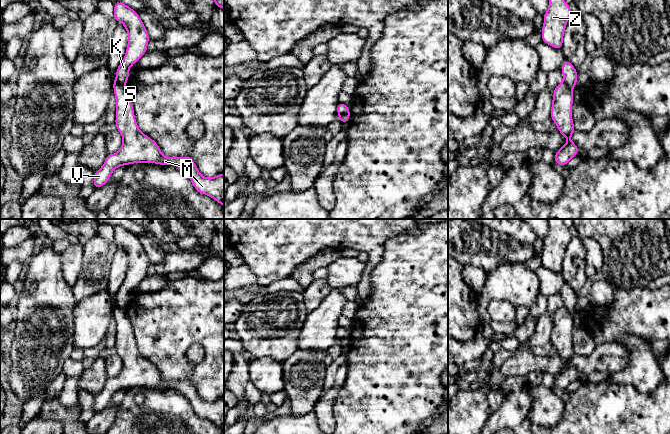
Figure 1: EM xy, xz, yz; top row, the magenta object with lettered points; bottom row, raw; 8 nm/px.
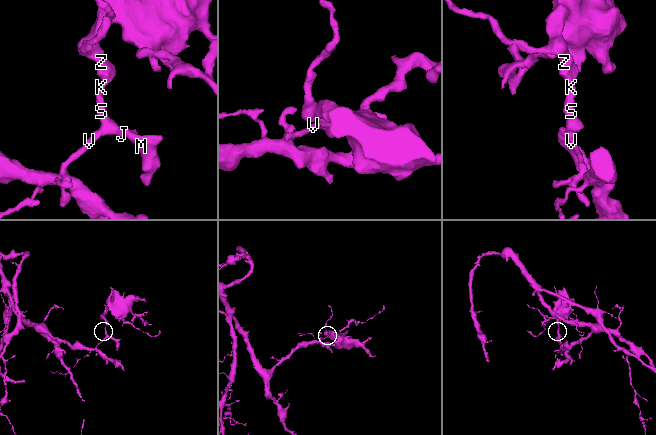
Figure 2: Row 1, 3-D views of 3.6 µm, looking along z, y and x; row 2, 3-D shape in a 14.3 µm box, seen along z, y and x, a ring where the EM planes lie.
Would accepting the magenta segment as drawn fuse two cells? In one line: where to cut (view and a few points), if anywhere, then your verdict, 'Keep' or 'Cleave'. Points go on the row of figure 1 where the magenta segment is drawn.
Split along xz (349, 112), (338, 117). Cleave

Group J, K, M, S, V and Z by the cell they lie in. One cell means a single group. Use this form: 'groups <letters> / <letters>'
groups J M S V / K Z

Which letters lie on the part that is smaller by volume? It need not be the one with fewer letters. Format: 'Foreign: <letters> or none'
Foreign: K, Z

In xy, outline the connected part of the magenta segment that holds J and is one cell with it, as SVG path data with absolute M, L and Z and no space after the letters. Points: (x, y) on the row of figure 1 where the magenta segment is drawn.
M115 78L113 89L116 99L116 130L121 133L123 142L120 150L115 154L109 154L102 167L95 172L94 189L103 187L109 181L112 172L121 165L159 163L161 166L177 166L190 178L198 193L205 194L224 206L224 173L206 178L201 175L190 156L164 156L159 145L138 128L126 86Z

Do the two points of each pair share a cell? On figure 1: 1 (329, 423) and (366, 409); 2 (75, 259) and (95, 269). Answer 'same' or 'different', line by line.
1: different
2: different

